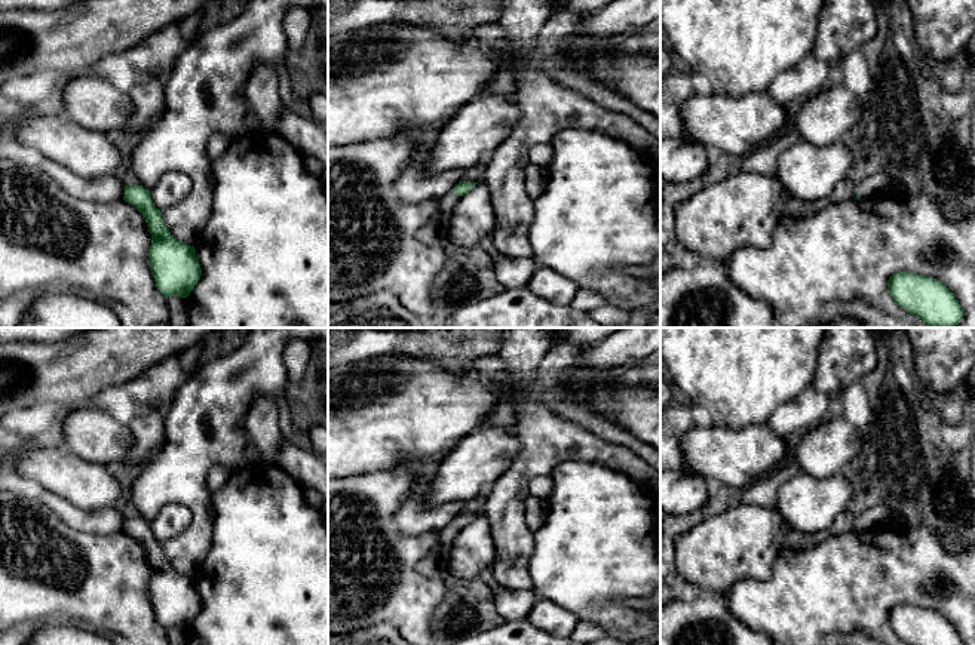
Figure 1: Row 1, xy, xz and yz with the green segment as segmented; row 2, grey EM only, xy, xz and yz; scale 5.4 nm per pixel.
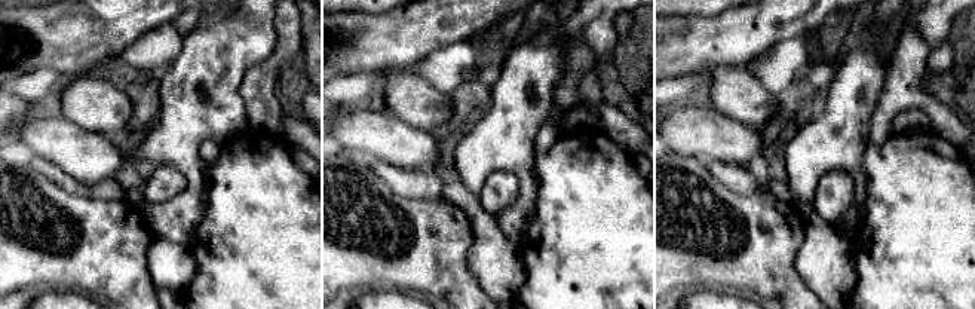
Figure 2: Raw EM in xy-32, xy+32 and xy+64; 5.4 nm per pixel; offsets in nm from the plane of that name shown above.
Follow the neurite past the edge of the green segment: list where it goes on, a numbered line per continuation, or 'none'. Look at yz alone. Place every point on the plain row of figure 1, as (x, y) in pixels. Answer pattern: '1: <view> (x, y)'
1: yz (874, 515)

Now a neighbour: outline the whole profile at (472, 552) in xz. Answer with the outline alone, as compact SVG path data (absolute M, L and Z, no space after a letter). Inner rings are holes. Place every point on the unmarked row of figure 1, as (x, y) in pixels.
M479 513L467 526L457 534L448 559L448 572L462 578L479 578L493 566L496 546L484 513Z

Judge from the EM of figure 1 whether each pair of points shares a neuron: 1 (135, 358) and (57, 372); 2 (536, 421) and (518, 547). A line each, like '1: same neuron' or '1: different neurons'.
1: same neuron
2: same neuron

